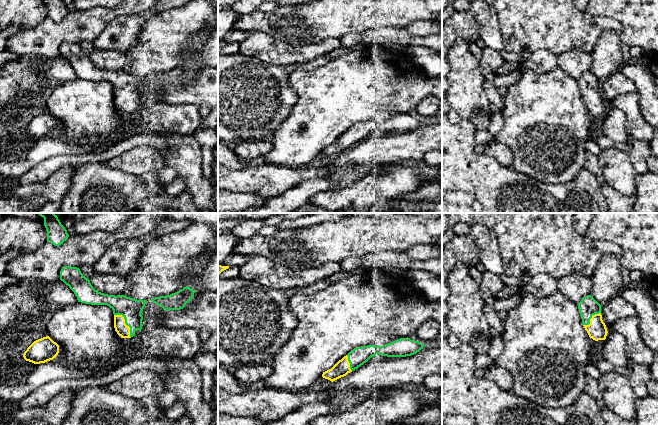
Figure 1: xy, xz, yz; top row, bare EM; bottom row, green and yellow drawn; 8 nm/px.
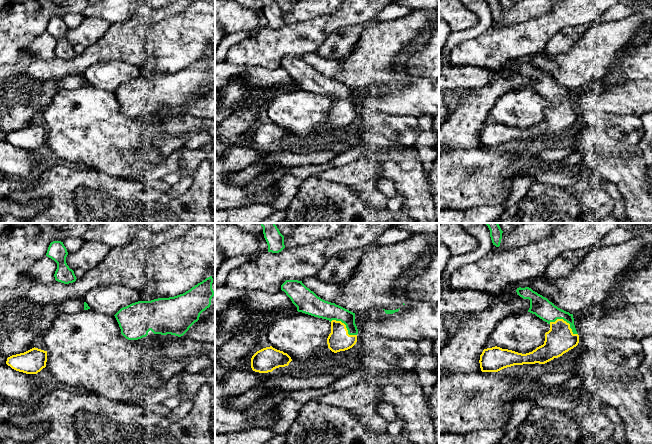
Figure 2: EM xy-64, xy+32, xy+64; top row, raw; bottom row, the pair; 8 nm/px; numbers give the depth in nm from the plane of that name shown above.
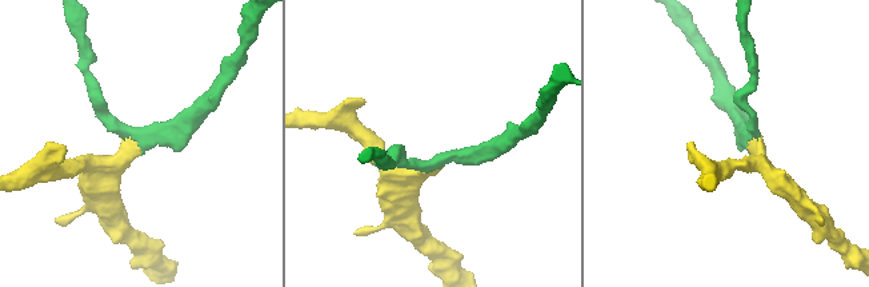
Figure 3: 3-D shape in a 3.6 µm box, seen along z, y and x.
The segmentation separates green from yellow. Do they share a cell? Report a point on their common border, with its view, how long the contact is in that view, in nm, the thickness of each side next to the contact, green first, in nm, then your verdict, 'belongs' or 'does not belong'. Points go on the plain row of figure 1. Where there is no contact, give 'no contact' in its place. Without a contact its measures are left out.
meets green in xy at (125, 99); contact 240 nm long; 170 nm thick on the green side, 100 nm on the other; belongs

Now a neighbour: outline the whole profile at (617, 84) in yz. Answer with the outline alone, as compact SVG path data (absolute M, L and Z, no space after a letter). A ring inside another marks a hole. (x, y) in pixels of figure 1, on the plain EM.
M617 71L601 82L601 91L605 101L612 101L624 93L636 92L636 86L627 76Z

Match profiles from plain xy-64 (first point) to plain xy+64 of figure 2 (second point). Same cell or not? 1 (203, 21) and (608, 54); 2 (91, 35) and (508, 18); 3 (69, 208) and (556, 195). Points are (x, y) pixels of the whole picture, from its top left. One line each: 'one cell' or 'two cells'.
1: one cell
2: two cells
3: one cell

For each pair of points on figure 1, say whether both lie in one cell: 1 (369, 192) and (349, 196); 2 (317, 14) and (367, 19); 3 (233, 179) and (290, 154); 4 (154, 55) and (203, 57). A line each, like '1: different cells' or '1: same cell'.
1: same cell
2: same cell
3: different cells
4: different cells

